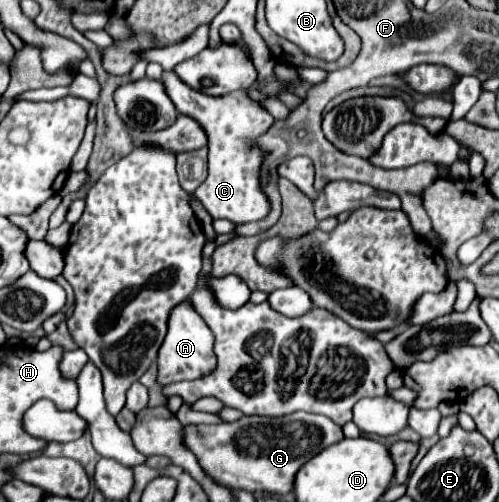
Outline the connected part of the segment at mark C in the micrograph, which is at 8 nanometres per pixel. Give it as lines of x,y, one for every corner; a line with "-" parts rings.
164,72
162,82
176,110
198,120
208,136
208,178
196,188
192,196
202,202
212,218
226,218
236,224
266,218
270,212
270,200
262,190
260,170
268,152
260,152
260,146
256,146
254,140
270,130
270,126
274,124
274,116
248,96
250,90
260,90
260,82
256,82
248,90
232,92
218,98
184,86
184,82
174,72

